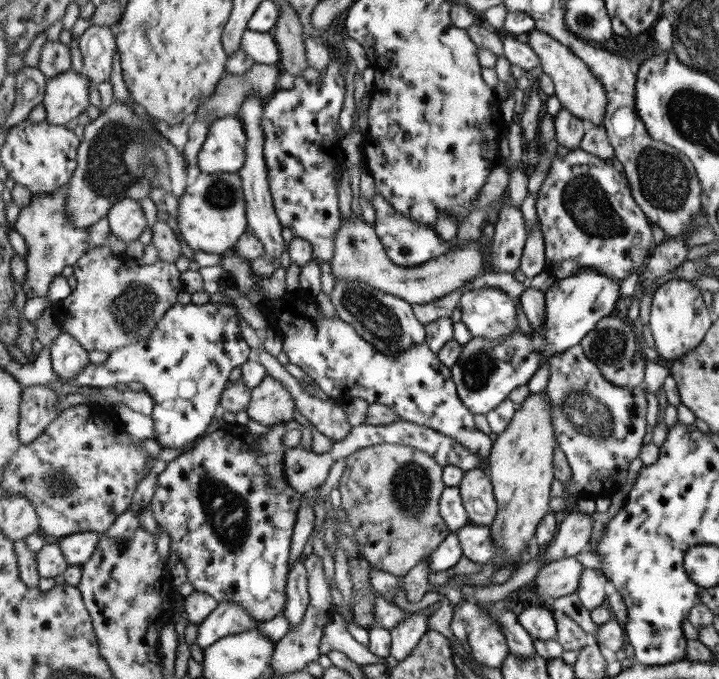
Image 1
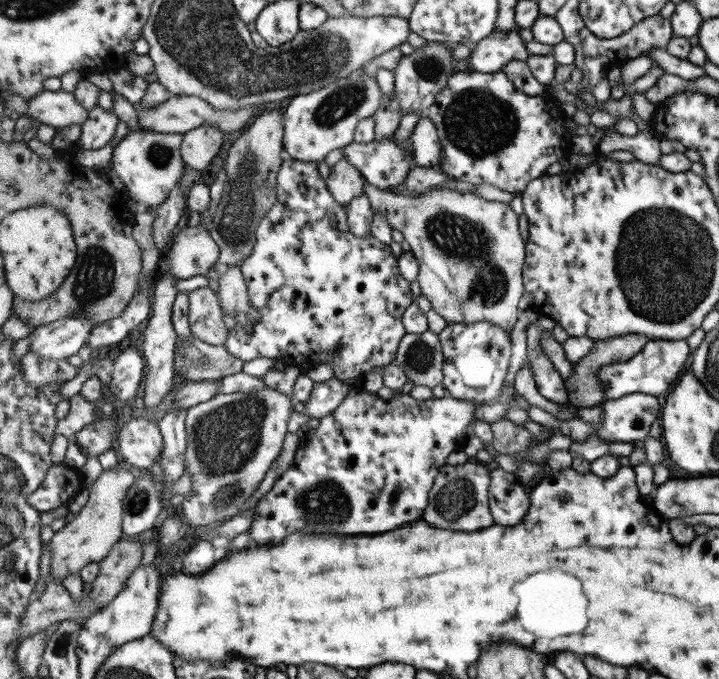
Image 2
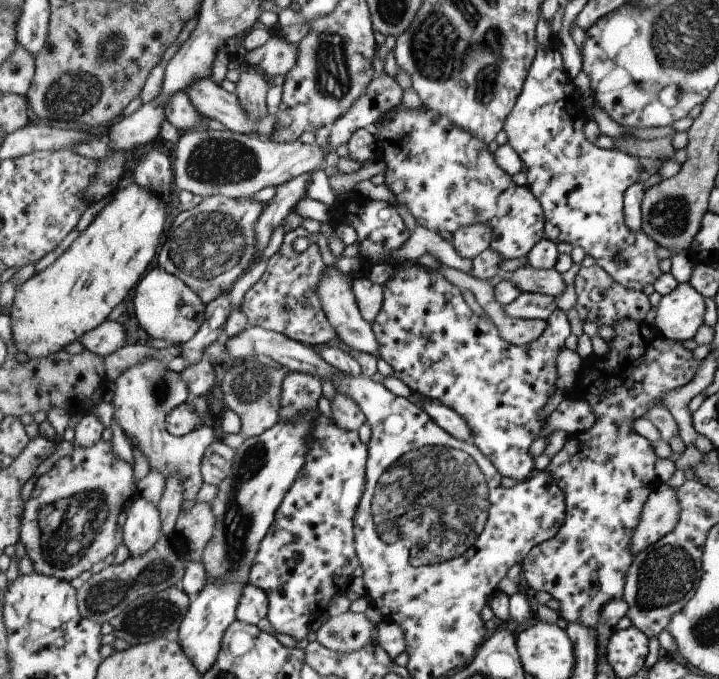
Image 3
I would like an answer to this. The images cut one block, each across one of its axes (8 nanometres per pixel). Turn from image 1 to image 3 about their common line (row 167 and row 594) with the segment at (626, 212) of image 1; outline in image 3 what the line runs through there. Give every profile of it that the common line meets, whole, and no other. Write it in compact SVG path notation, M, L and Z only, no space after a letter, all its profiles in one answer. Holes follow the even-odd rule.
M625 318L613 328L615 336L607 342L609 351L604 356L594 353L583 358L578 382L566 390L566 396L591 404L597 422L591 430L570 435L564 447L551 458L544 469L557 480L559 488L566 494L566 520L563 528L547 542L536 546L522 562L524 577L536 592L547 592L559 602L559 616L567 623L583 624L597 632L601 613L612 600L623 600L626 578L632 568L633 534L641 522L647 498L659 486L659 478L649 480L651 474L645 470L655 470L657 454L651 441L637 434L633 422L649 414L651 406L665 406L663 396L671 390L681 390L701 370L703 360L695 360L692 351L675 340L669 340L657 326L646 321L637 322Z

